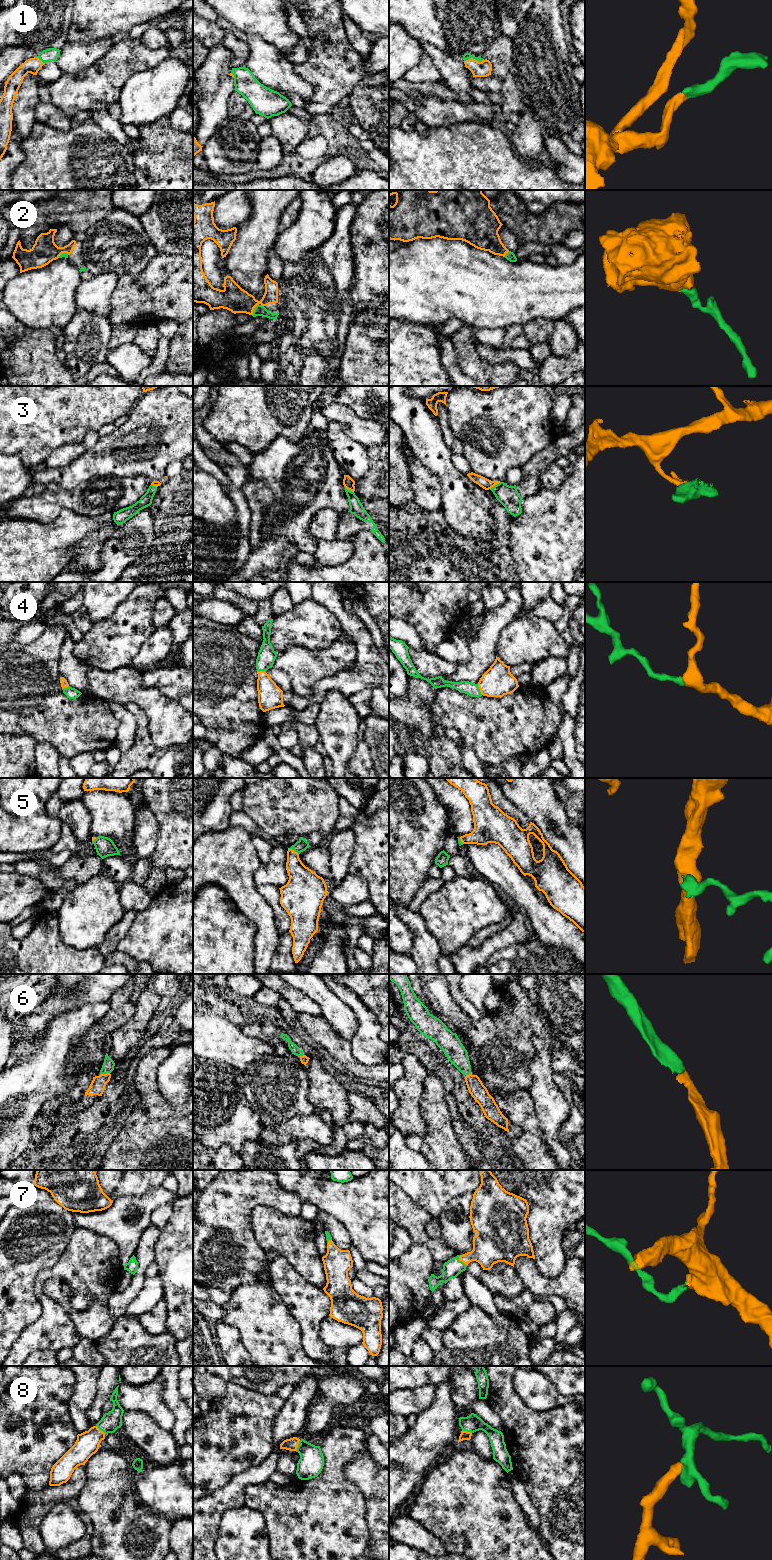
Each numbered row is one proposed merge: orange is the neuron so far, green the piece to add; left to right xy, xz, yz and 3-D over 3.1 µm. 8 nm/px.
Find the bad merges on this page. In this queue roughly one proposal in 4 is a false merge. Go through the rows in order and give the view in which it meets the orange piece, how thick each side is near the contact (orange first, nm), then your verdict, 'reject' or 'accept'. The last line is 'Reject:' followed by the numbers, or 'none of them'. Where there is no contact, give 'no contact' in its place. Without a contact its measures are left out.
1: meets orange in yz; 130 nm thick on the orange side, 60 nm on the other; accept
2: meets orange in xz; 200 nm thick on the orange side, 90 nm on the other; accept
3: meets orange in yz; 90 nm thick on the orange side, 170 nm on the other; reject
4: meets orange in yz; 240 nm thick on the orange side, 110 nm on the other; accept
5: meets orange in xz; 200 nm thick on the orange side, 90 nm on the other; accept
6: meets orange in xy; 120 nm thick on the orange side, 100 nm on the other; accept
7: meets orange in yz; 280 nm thick on the orange side, 150 nm on the other; accept
8: meets orange in xz; 100 nm thick on the orange side, 200 nm on the other; accept
Reject: 3

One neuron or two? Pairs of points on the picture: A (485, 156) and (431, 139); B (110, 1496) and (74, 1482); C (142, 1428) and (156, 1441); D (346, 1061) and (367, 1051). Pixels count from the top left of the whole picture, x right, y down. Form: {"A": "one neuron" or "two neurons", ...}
{"A": "one neuron", "B": "two neurons", "C": "one neuron", "D": "two neurons"}

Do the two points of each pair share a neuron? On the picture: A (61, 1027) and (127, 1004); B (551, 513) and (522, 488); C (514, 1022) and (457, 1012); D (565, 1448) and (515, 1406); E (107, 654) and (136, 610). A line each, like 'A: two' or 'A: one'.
A: two
B: two
C: one
D: one
E: one

